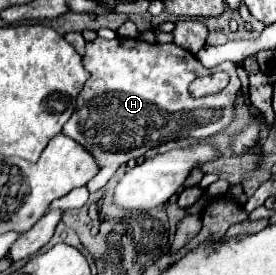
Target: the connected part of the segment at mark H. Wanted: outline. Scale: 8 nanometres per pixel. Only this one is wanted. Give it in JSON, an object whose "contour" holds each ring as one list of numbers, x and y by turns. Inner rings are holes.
{"contour":[[118,36,114,40,96,38,94,42,86,44,86,54,82,56,82,64,90,72,90,80,82,88,78,102,76,102,76,110,74,110,72,118,64,124,62,132,68,138,76,140,80,146,84,146,98,164,98,174,86,184,86,188,90,192,100,190,122,164,126,164,132,158,144,156,150,148,162,146,172,140,182,140,182,138,190,138,196,142,196,140,204,140,204,138,224,130,232,120,234,98,236,98,236,92,240,90,240,78,238,78,236,66,232,62,222,62,208,70,196,60,194,54,190,54,184,48,178,48,172,42,168,42,168,44,156,42,151,46,147,42,134,38,122,38,122,36],[214,72,228,72,228,76,230,76,228,86,222,92,216,92,216,94,210,94,204,98,194,98,188,90,192,80,214,74]]}

